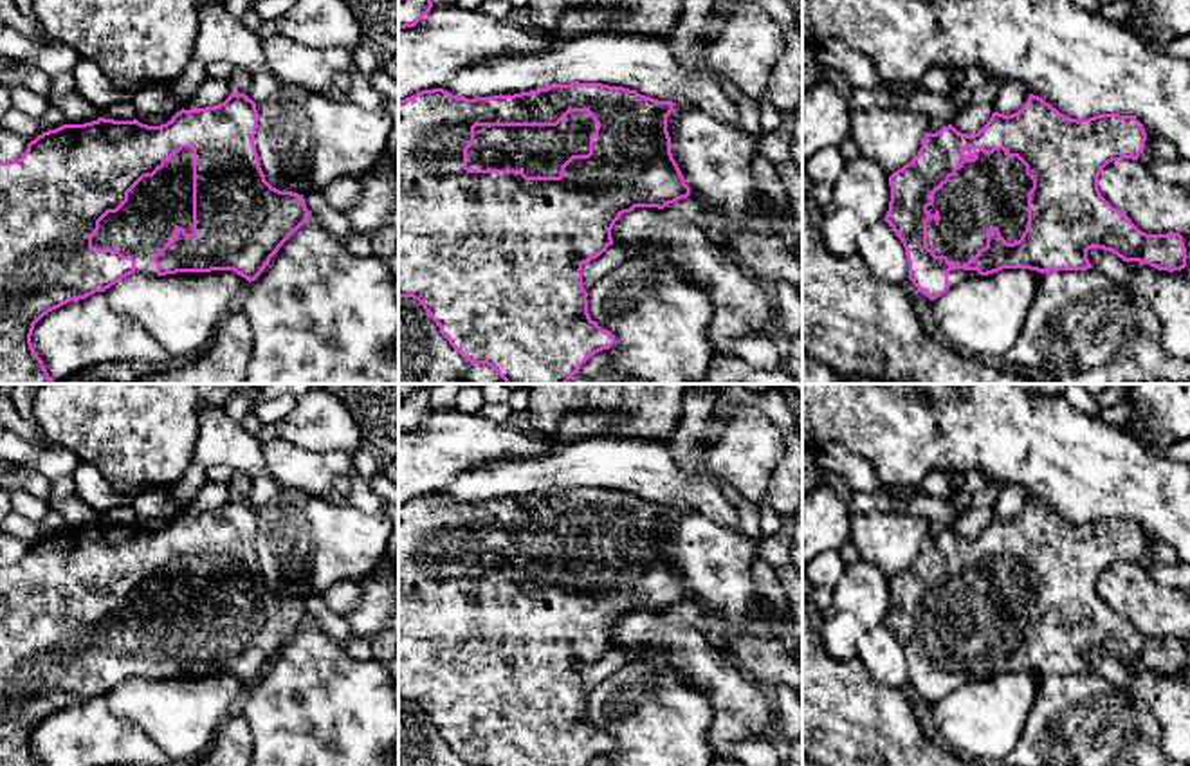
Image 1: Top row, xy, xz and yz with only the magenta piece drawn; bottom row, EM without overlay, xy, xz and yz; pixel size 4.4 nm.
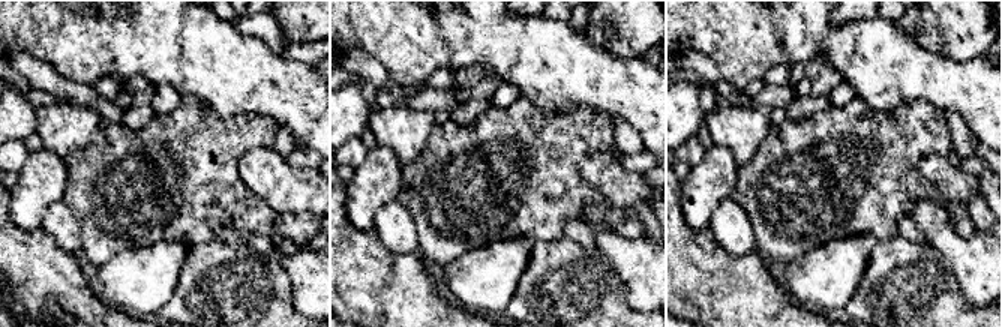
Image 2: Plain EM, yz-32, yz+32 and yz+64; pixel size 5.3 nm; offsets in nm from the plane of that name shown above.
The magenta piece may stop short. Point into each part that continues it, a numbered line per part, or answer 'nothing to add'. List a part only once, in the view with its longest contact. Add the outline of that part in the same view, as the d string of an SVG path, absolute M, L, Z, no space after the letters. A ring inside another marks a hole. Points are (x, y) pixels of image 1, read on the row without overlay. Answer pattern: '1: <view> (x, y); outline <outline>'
1: yz (992, 595); outline M963 553L965 559L977 557L975 566L965 566L939 595L934 607L927 611L930 618L939 616L939 624L927 625L927 651L936 660L947 660L950 667L968 667L979 652L986 651L986 634L997 631L1008 645L1019 645L1028 631L1028 597L1033 584L1026 579L1026 570L1017 561L1008 561L1002 553L984 559L981 553Z

